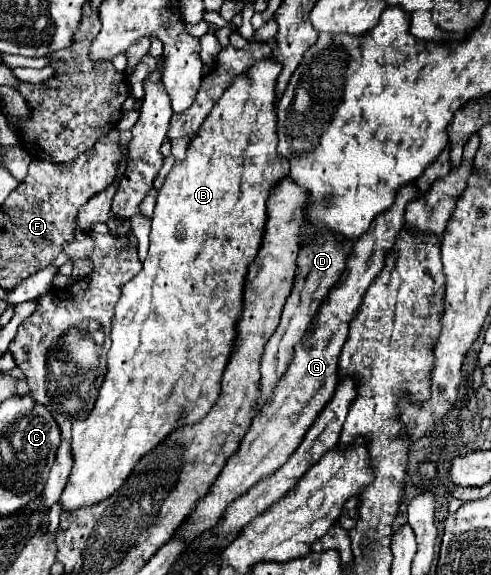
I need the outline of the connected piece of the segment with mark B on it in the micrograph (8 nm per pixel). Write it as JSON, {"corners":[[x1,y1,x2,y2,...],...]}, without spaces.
{"corners":[[272,58,260,60,246,74,236,76,232,86,214,104,212,112,192,138,186,158,174,164,160,188,154,208,150,250,142,270,122,286,122,296,112,318,112,346,108,350,108,372,90,416,74,422,72,454,74,468,62,492,62,510,94,506,116,492,126,476,154,444,182,424,194,424,212,408,230,348,234,346,234,324,242,314,244,280,262,244,266,224,266,200,272,186,290,172,286,158,278,156,276,136,276,78,282,64]]}

